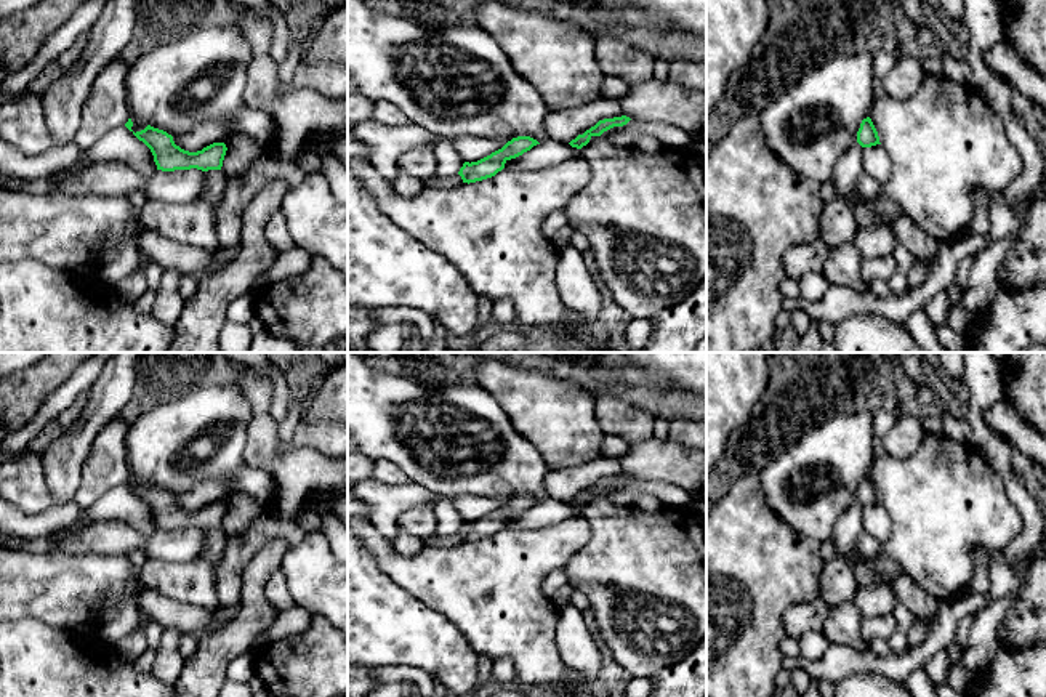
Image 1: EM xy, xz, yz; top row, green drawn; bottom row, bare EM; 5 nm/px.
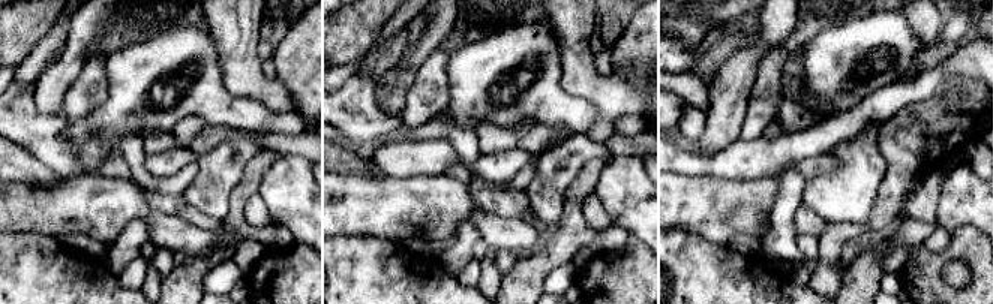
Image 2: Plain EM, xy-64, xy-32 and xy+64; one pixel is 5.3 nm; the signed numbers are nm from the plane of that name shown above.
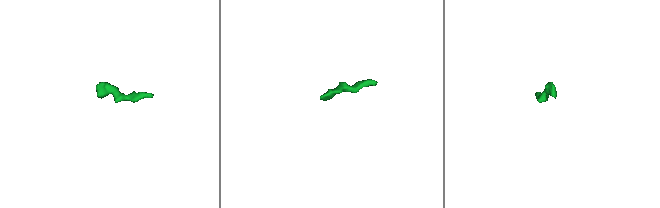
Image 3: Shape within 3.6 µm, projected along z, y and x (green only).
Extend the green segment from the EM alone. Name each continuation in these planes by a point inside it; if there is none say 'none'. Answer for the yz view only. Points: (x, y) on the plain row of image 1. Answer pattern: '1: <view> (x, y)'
none

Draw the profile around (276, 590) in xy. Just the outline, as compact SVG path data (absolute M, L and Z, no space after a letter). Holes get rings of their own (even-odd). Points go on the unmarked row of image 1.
M282 567L276 569L271 574L264 586L264 594L277 612L288 610L295 606L293 598L288 591L288 585L285 582L285 575L282 572Z

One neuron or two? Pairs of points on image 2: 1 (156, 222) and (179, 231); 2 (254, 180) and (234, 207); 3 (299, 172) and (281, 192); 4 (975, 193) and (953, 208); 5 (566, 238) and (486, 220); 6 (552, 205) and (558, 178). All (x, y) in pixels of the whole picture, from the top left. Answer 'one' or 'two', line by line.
1: one
2: one
3: one
4: one
5: two
6: one

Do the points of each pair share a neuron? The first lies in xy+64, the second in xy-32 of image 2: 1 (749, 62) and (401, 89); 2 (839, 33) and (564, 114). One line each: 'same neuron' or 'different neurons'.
1: same neuron
2: same neuron

